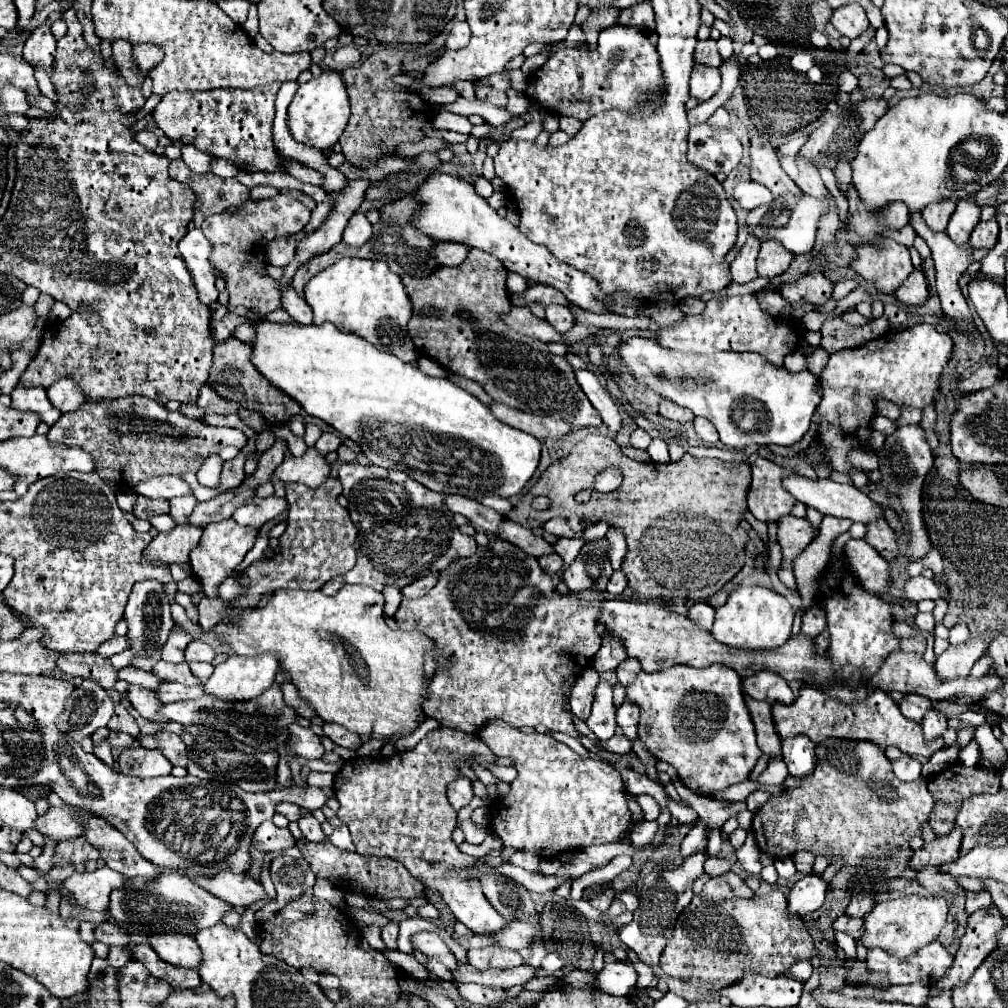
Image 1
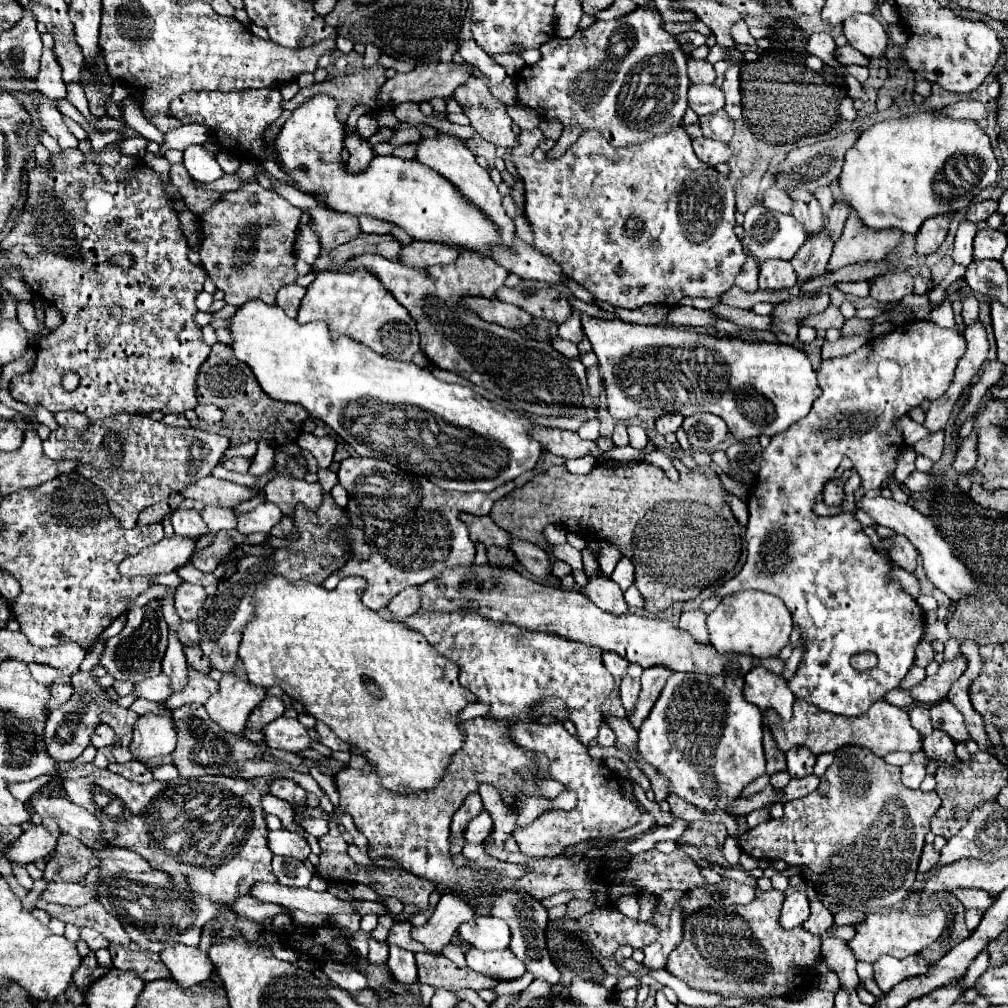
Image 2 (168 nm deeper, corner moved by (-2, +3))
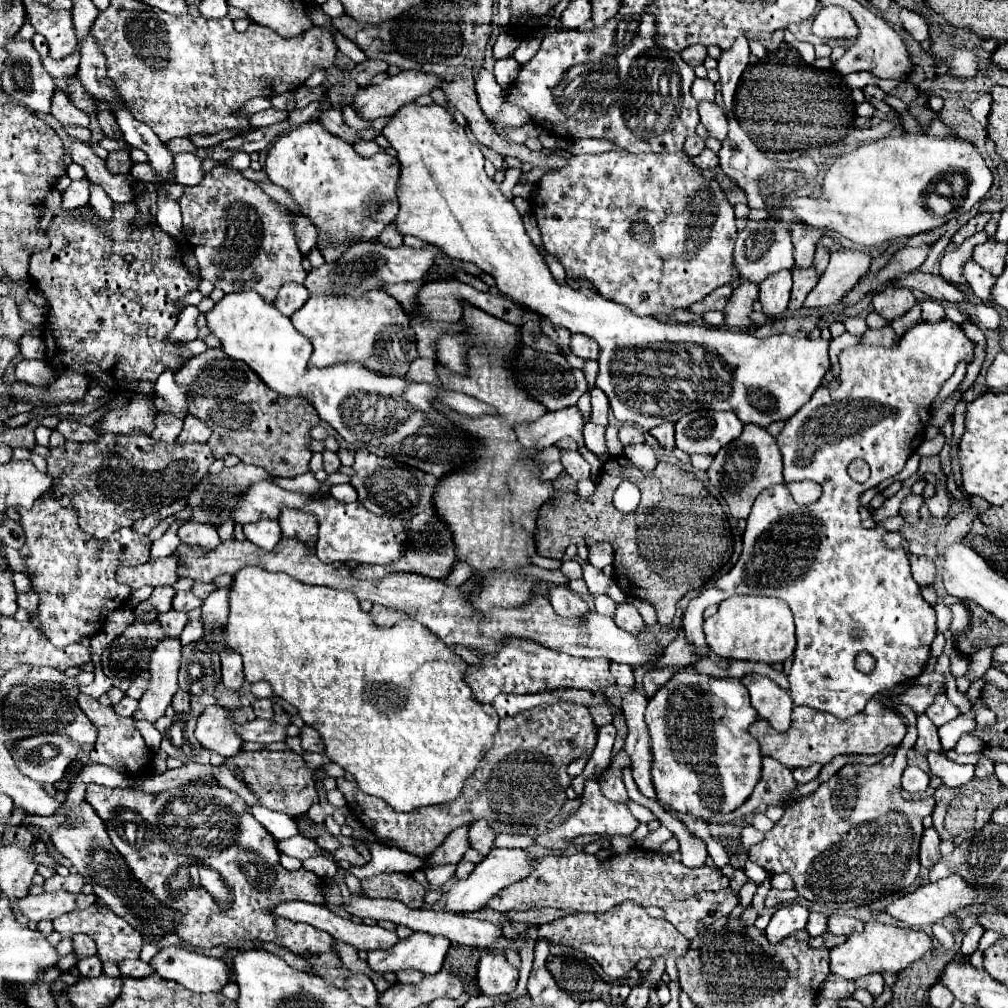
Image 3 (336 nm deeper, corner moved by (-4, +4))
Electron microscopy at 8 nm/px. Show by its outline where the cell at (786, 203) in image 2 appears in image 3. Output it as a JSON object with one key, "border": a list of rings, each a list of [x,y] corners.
{"border":[[[890,135],[880,141],[870,141],[854,151],[838,157],[828,169],[822,191],[818,197],[798,197],[790,201],[792,211],[802,217],[804,223],[820,227],[824,231],[838,231],[842,237],[868,247],[880,247],[894,239],[908,239],[912,235],[946,225],[950,219],[958,219],[984,199],[992,185],[992,173],[986,167],[982,155],[972,143],[958,137],[932,137],[932,135]]]}

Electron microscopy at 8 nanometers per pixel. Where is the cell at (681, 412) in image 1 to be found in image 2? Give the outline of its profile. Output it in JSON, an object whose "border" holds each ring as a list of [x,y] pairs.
{"border":[[[668,414],[668,416],[660,416],[656,420],[656,430],[660,434],[668,434],[668,432],[676,432],[676,428],[682,424],[684,418],[680,418],[678,414]]]}

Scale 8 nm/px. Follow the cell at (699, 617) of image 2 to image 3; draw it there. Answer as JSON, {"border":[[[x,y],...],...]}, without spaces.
{"border":[[[680,631],[676,641],[672,641],[666,649],[664,655],[654,663],[654,669],[672,669],[672,667],[686,667],[692,661],[696,661],[698,655],[694,647],[684,639],[684,633]]]}

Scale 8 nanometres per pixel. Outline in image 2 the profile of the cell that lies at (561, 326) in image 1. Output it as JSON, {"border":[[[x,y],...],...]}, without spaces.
{"border":[[[572,308],[572,312],[568,314],[568,320],[564,320],[564,324],[558,326],[558,334],[564,338],[564,340],[570,340],[570,342],[580,342],[582,340],[582,324],[580,324],[580,316],[582,312]]]}

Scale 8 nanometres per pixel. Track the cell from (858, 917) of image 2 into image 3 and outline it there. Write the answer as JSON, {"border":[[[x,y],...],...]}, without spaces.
{"border":[[[838,913],[828,917],[828,931],[834,935],[850,935],[850,933],[856,933],[862,929],[864,929],[864,923],[854,919],[854,917],[838,915]]]}

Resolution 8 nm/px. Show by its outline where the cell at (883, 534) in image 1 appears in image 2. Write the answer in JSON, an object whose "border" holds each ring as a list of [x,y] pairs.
{"border":[[[900,534],[892,536],[890,542],[892,542],[892,548],[888,550],[888,556],[892,558],[892,562],[908,572],[914,572],[918,562],[918,550],[912,546],[912,542]]]}

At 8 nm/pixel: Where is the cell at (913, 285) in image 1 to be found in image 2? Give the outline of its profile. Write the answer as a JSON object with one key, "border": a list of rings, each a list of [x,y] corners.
{"border":[[[908,294],[908,296],[904,296],[904,300],[900,300],[900,304],[902,306],[910,306],[910,308],[914,308],[914,314],[916,314],[916,318],[918,320],[922,320],[922,318],[926,318],[926,314],[928,314],[928,294]]]}

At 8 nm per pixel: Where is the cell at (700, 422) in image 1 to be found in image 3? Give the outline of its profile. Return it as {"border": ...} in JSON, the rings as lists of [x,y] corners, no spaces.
{"border":[[[692,411],[678,419],[674,427],[678,449],[688,455],[702,453],[710,457],[742,433],[742,421],[730,411]]]}

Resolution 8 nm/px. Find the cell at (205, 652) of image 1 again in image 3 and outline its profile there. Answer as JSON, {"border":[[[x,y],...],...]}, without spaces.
{"border":[[[172,609],[172,611],[166,611],[166,613],[158,615],[158,623],[162,625],[162,629],[164,629],[166,635],[170,635],[170,637],[180,637],[182,629],[184,629],[186,623],[188,623],[188,615]]]}

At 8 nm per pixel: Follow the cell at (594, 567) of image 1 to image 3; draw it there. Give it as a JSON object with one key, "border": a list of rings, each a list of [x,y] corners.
{"border":[[[628,603],[618,605],[614,621],[616,621],[616,625],[618,625],[620,629],[630,631],[630,633],[634,633],[634,635],[638,635],[638,633],[642,633],[642,631],[646,629],[646,623],[644,623],[642,615],[638,613],[638,609],[636,609],[634,605],[628,605]]]}

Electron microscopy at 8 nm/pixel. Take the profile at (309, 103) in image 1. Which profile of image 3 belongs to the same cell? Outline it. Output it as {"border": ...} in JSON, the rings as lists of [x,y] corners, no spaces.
{"border":[[[308,121],[282,135],[270,147],[264,171],[268,179],[286,189],[298,205],[298,211],[290,213],[308,217],[318,231],[318,239],[330,245],[360,237],[376,239],[398,215],[398,159],[388,153],[360,157],[350,143],[328,133],[318,121]]]}

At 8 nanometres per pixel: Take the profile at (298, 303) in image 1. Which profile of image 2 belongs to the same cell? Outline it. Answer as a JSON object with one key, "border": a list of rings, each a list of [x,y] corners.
{"border":[[[290,284],[290,286],[284,286],[280,288],[278,292],[278,298],[276,298],[276,304],[290,316],[290,318],[296,318],[298,316],[298,306],[300,306],[300,300],[304,296],[304,288],[298,286],[298,284]]]}

